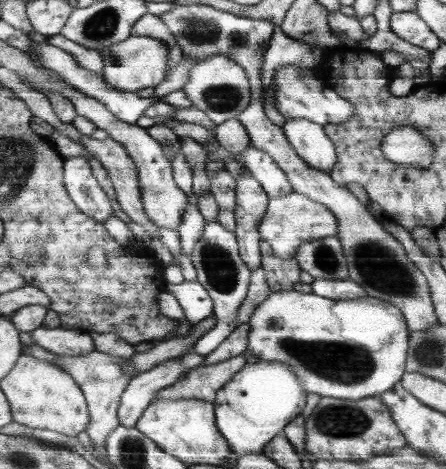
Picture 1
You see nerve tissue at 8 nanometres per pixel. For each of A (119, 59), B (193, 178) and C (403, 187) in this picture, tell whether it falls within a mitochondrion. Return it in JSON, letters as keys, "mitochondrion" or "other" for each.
{"A":"mitochondrion","B":"other","C":"other"}

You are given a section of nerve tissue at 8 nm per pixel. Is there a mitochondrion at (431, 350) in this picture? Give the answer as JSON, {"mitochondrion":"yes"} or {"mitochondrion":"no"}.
{"mitochondrion":"yes"}

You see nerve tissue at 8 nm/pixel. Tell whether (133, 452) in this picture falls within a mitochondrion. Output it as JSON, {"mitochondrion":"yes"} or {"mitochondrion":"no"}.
{"mitochondrion":"yes"}

